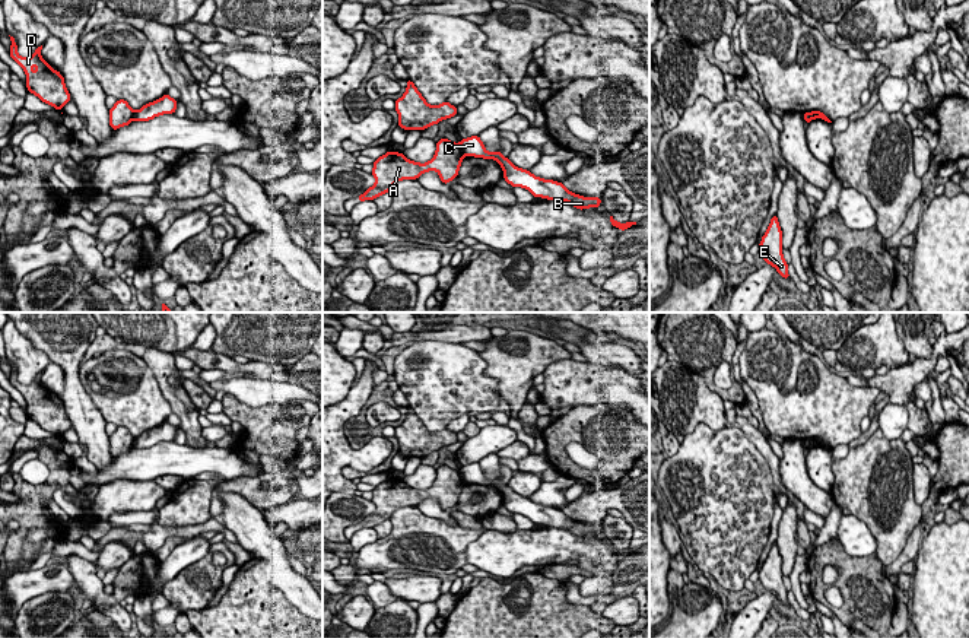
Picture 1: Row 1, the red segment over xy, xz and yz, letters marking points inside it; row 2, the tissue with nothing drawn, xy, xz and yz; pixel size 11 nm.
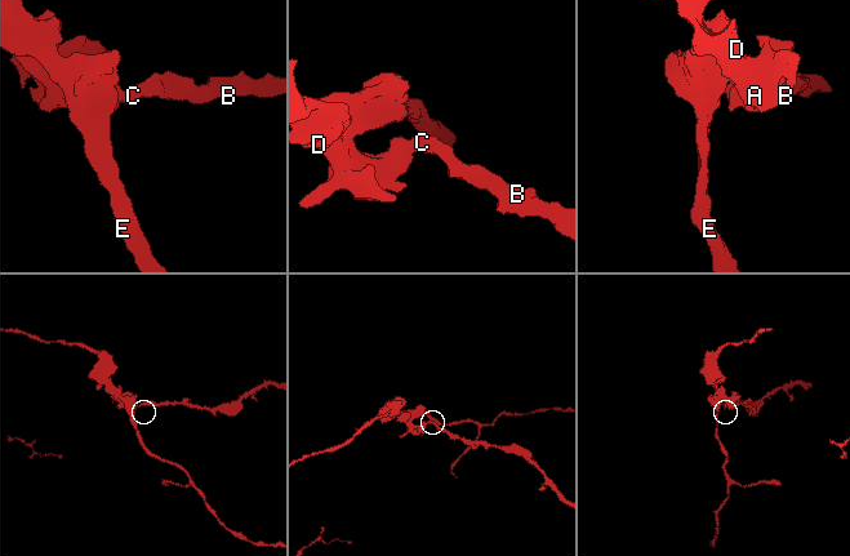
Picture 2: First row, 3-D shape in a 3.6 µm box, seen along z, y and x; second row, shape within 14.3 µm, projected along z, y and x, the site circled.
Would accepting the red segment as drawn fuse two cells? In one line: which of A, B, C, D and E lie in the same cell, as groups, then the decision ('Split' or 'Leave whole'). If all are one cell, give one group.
Groups: A D E / B C. Split

